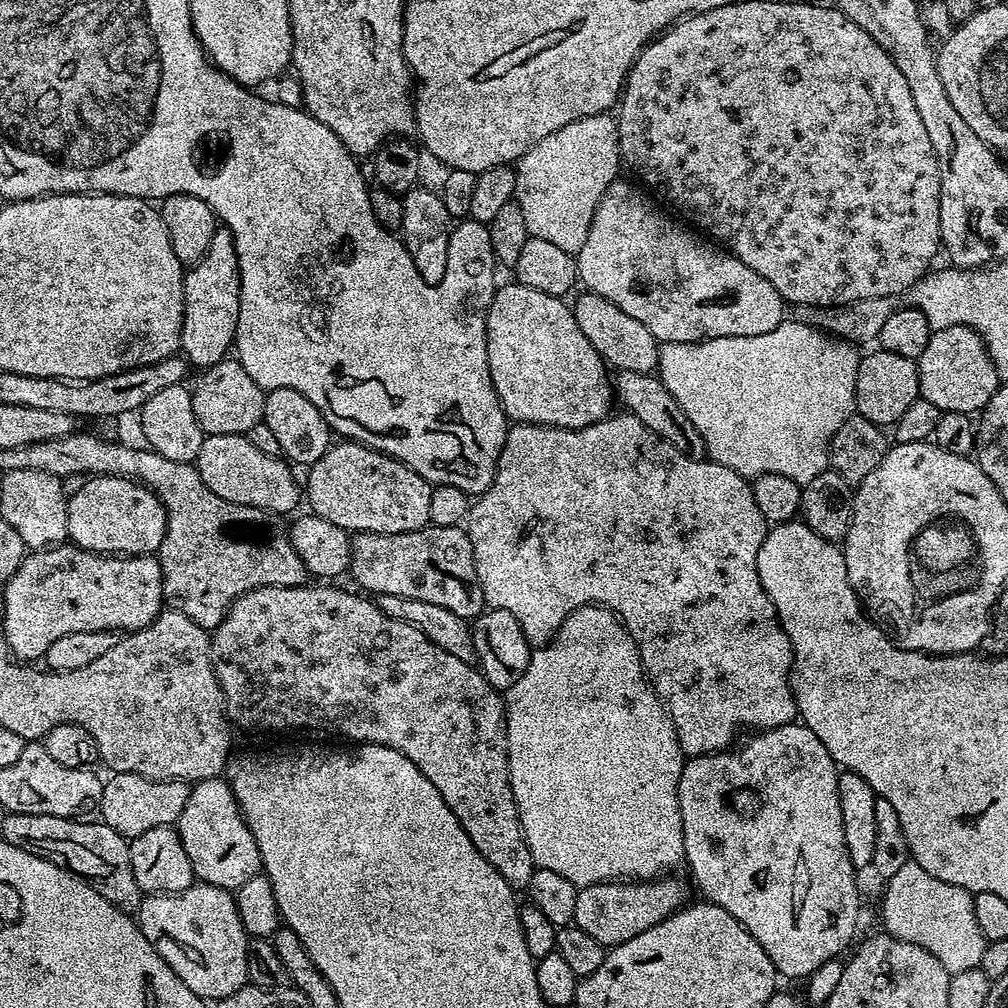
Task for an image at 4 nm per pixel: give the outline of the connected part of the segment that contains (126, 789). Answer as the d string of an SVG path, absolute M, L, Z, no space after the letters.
M112 772L104 780L98 805L99 819L118 835L131 838L154 830L154 826L172 826L179 821L190 791L187 780L151 780L133 772Z

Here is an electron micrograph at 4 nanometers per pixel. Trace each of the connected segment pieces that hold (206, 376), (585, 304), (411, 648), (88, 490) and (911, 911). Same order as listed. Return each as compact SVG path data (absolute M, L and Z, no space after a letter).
M225 358L218 361L214 366L203 369L199 373L200 381L197 382L196 388L191 389L192 405L194 406L194 418L198 418L200 429L207 435L214 434L234 434L235 436L246 434L250 430L250 426L258 426L264 418L264 397L265 389L258 386L258 382L254 382L254 378L250 378L250 374L246 374L246 370L235 358Z
M587 290L581 293L576 301L571 301L570 307L578 322L578 330L586 334L590 346L598 350L604 363L616 370L655 373L656 363L660 357L660 344L654 338L654 334L650 334L650 330L646 330L646 326L642 326L638 318L630 318L626 310L618 310L614 302Z
M305 582L298 586L266 586L255 588L238 597L232 607L229 608L224 620L211 633L212 641L212 665L216 671L216 677L220 683L220 689L224 695L224 707L228 719L237 729L253 728L256 732L284 732L287 728L317 728L320 732L333 732L336 736L345 736L348 742L361 744L377 744L378 746L390 746L390 750L398 750L398 754L406 754L418 770L430 782L434 782L434 790L442 794L446 806L458 818L462 830L474 842L478 854L506 878L506 882L514 890L527 889L534 871L534 865L530 858L530 850L526 846L524 831L520 825L520 815L514 802L514 794L510 786L510 774L508 773L508 723L504 717L505 697L480 672L479 667L462 662L462 658L454 658L454 654L446 654L422 630L410 626L410 622L398 622L398 618L388 618L382 614L382 610L367 595L355 596L344 588L331 588L328 582Z
M121 476L85 479L78 494L68 496L68 540L88 552L142 556L157 551L166 534L166 510L144 485Z
M915 862L902 866L902 870L889 878L883 887L883 931L887 935L902 942L914 942L914 946L922 946L922 950L934 954L934 958L938 958L938 962L942 962L950 974L979 968L986 941L974 919L973 893L926 874L926 870Z

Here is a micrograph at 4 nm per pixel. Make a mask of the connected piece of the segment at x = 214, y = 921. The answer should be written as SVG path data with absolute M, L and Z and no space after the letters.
M193 882L181 892L148 894L141 899L134 919L170 970L174 970L174 974L178 974L178 978L182 978L182 982L186 982L186 986L190 986L190 990L194 990L194 994L204 1001L221 1000L249 983L246 954L250 937L240 921L235 895L229 889Z

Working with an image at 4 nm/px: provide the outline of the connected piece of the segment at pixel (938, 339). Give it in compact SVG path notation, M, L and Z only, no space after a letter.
M955 324L933 331L926 348L916 360L919 399L938 406L941 412L979 413L1002 381L992 359L984 349L984 342L967 324Z

